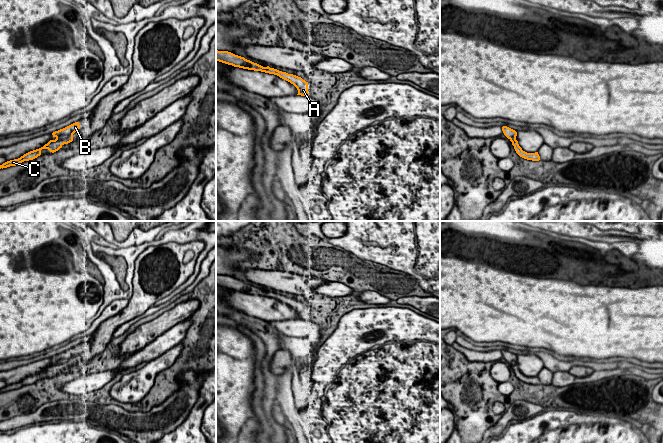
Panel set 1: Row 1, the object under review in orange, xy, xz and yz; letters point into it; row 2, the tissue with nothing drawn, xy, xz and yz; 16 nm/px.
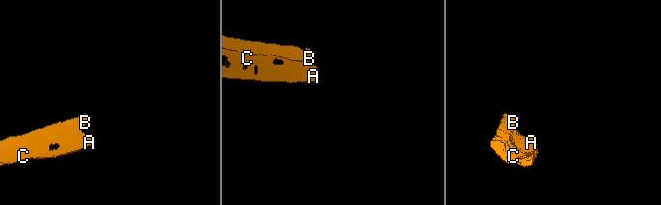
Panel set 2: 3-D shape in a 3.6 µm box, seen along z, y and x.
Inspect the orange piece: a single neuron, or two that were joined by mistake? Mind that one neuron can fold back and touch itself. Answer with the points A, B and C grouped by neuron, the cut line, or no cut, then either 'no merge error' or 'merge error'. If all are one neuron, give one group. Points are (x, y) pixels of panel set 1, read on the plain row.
A B C; no cut; no merge error

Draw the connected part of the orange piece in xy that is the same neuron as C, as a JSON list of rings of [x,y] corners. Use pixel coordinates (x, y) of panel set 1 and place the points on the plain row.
[[[75,346],[63,353],[53,356],[52,359],[56,362],[55,364],[50,364],[43,371],[30,375],[18,383],[10,384],[3,387],[2,389],[0,389],[0,393],[7,392],[10,390],[16,390],[24,385],[33,384],[41,379],[42,373],[48,373],[52,377],[58,375],[60,372],[62,372],[64,368],[68,368],[73,365],[73,358],[78,353],[80,353],[79,346]]]

